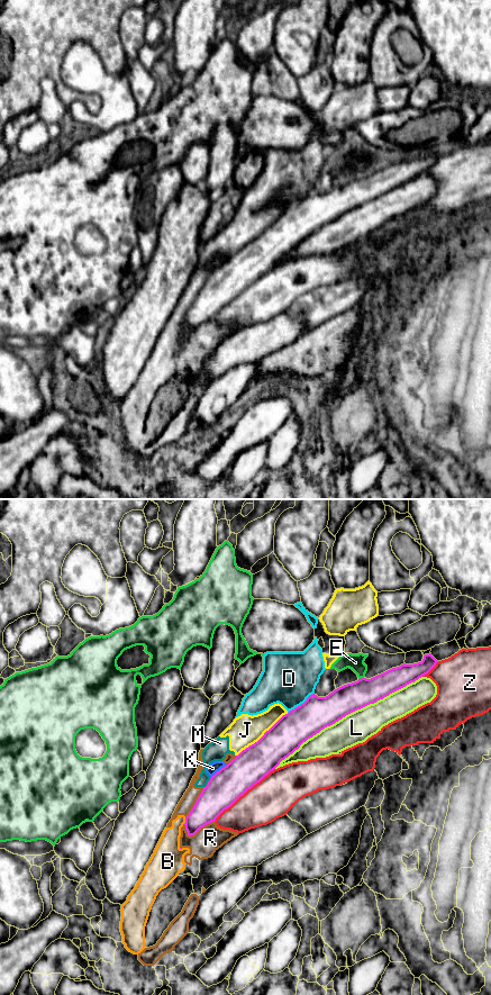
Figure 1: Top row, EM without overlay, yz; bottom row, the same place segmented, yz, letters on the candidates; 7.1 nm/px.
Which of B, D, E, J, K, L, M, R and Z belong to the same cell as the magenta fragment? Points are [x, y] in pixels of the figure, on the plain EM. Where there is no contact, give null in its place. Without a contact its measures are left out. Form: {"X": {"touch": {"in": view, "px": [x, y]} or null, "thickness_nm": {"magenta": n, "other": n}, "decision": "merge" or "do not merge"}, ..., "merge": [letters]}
{"B": {"touch": {"in": "yz", "px": [185, 317]}, "thickness_nm": {"magenta": 200, "other": 180}, "decision": "do not merge"}, "D": {"touch": {"in": "yz", "px": [301, 200]}, "thickness_nm": {"magenta": 240, "other": 380}, "decision": "do not merge"}, "E": {"touch": {"in": "yz", "px": [361, 174]}, "thickness_nm": {"magenta": 200, "other": 120}, "decision": "do not merge"}, "J": {"touch": {"in": "yz", "px": [263, 232]}, "thickness_nm": {"magenta": 240, "other": 220}, "decision": "do not merge"}, "K": {"touch": {"in": "yz", "px": [220, 265]}, "thickness_nm": {"magenta": 240, "other": 80}, "decision": "do not merge"}, "L": {"touch": {"in": "yz", "px": [347, 210]}, "thickness_nm": {"magenta": 240, "other": 220}, "decision": "do not merge"}, "M": {"touch": {"in": "yz", "px": [208, 279]}, "thickness_nm": {"magenta": 240, "other": 140}, "decision": "do not merge"}, "R": {"touch": {"in": "yz", "px": [196, 328]}, "thickness_nm": {"magenta": 200, "other": 190}, "decision": "do not merge"}, "Z": {"touch": {"in": "yz", "px": [244, 289]}, "thickness_nm": {"magenta": 240, "other": 300}, "decision": "do not merge"}, "merge": []}

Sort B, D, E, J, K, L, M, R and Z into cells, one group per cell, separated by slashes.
B D J M R / E / K / L / Z

